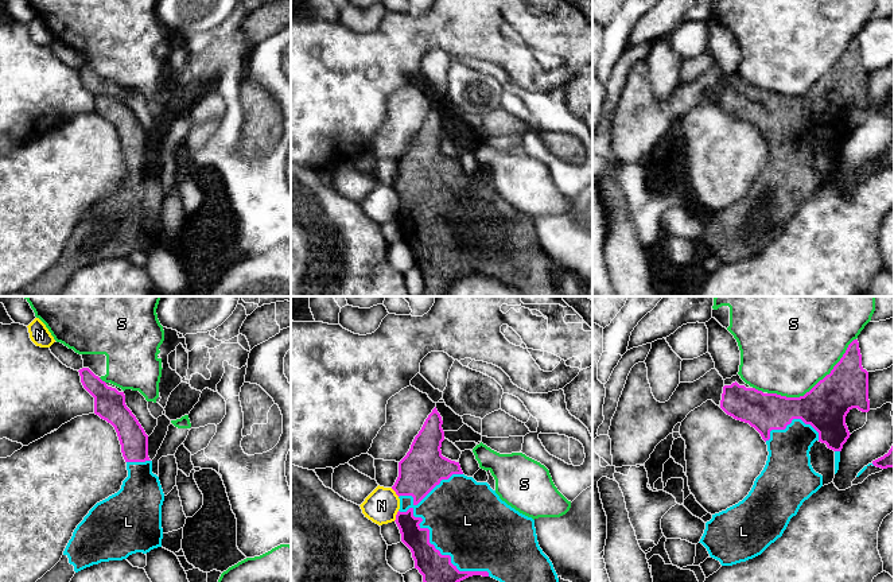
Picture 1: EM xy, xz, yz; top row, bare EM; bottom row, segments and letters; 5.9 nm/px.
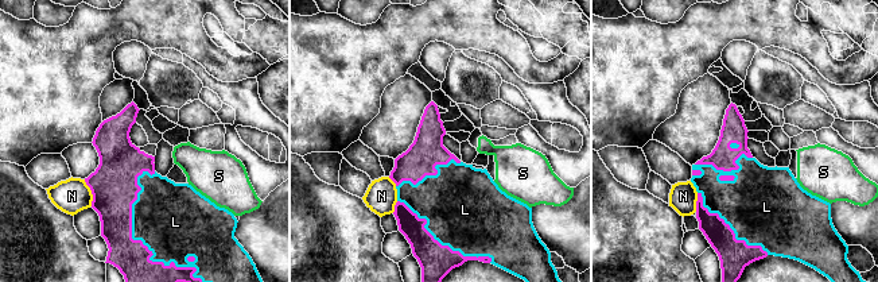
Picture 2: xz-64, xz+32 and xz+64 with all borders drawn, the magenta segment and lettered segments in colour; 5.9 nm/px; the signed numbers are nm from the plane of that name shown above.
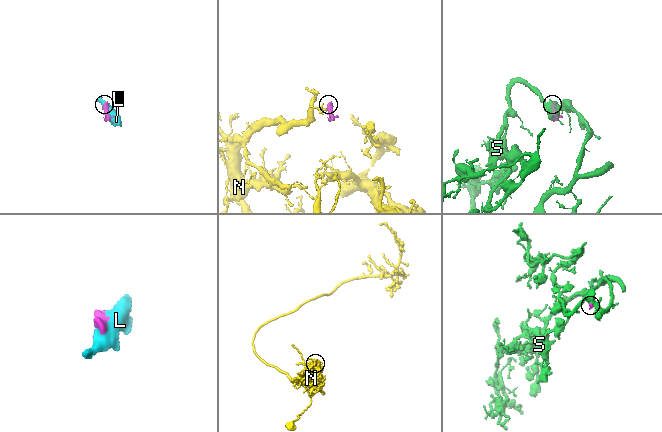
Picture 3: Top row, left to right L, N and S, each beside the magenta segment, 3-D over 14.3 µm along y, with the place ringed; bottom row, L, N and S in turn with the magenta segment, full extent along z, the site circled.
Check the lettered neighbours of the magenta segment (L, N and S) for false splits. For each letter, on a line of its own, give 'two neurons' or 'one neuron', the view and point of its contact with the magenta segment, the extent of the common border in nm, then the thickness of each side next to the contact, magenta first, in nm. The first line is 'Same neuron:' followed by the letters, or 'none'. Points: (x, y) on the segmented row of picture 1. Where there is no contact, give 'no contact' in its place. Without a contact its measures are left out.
Same neuron: L
L: one neuron | xz (428, 542) | 700 nm | 180/440 nm
N: two neurons | xz (396, 516) | 70 nm | 150/200 nm
S: two neurons | yz (816, 384) | 600 nm | 280/500 nm

